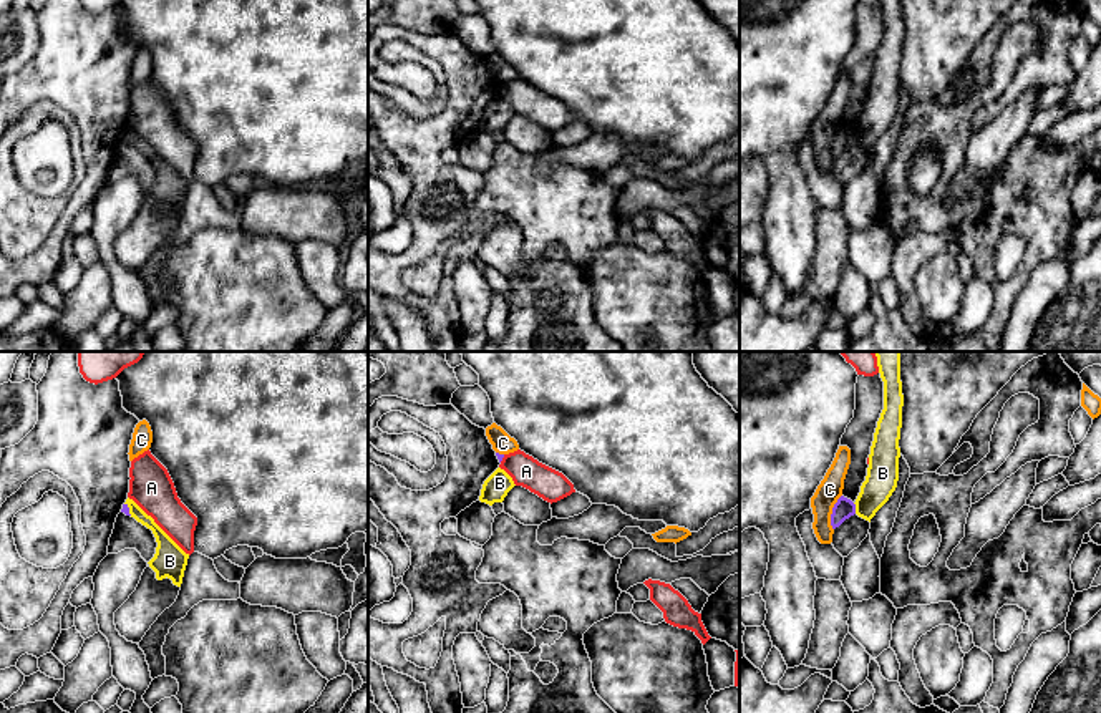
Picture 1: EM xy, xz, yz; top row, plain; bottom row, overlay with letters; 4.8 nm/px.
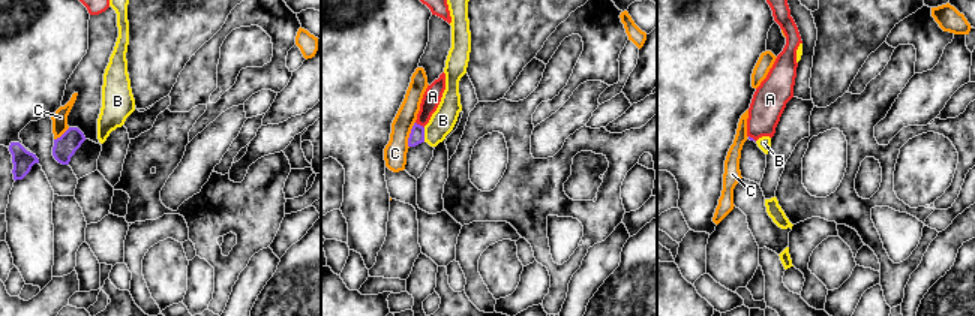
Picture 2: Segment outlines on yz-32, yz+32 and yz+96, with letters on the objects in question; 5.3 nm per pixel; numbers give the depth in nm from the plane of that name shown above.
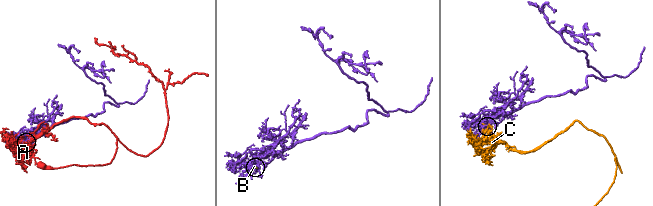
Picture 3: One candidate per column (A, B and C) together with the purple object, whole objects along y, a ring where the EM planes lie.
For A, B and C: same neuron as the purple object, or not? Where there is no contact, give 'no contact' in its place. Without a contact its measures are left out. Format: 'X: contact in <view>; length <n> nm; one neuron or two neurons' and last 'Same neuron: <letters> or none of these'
A: contact in xz; length 50 nm; two neurons
B: contact in yz; length 60 nm; two neurons
C: contact in yz; length 180 nm; two neurons
Same neuron: none of these

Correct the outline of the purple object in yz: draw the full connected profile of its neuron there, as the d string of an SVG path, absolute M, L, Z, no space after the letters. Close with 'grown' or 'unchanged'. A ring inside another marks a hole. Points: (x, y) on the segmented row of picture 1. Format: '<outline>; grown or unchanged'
M841 496L832 507L831 514L832 529L839 527L846 519L849 519L854 514L856 514L856 504L851 499Z; unchanged

